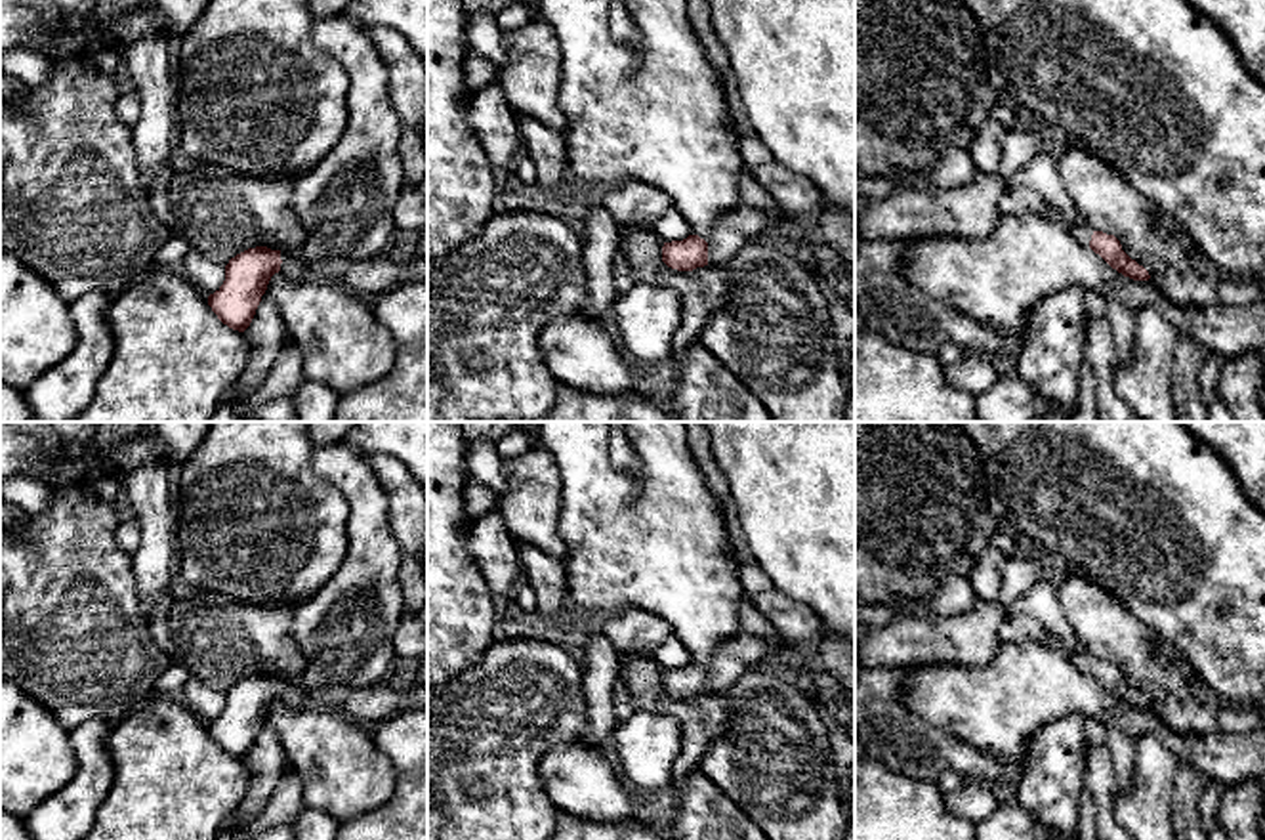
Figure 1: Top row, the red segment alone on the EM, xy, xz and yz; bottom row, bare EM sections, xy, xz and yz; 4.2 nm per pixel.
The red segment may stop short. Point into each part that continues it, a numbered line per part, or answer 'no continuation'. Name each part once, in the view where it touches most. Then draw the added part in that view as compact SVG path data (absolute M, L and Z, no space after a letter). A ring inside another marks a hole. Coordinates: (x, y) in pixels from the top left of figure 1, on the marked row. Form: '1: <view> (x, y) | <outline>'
1: xz (731, 230) | M740 204L721 214L708 235L708 263L727 265L754 235L775 233L788 216L775 208L761 212Z

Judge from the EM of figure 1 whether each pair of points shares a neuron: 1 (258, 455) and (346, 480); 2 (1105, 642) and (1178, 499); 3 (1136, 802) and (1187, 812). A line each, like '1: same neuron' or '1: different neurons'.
1: different neurons
2: different neurons
3: different neurons

